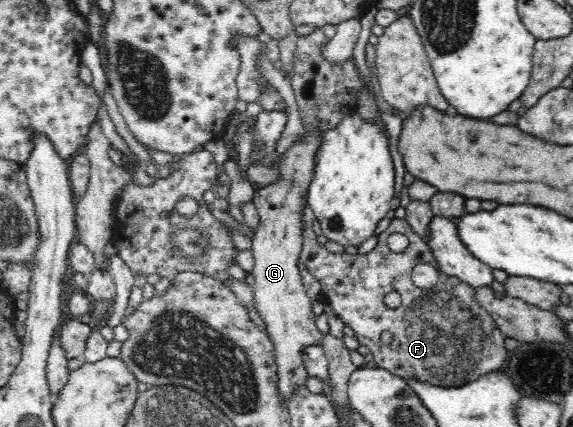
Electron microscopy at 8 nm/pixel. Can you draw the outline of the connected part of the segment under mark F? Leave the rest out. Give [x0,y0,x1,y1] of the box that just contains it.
[300,205,507,387]

